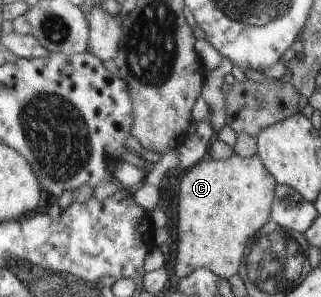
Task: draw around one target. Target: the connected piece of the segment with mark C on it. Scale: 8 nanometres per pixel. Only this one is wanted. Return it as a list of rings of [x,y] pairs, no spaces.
[[[233,153],[224,160],[203,157],[190,167],[179,183],[173,273],[182,278],[197,268],[205,268],[226,280],[235,274],[247,239],[267,223],[276,184],[256,155],[243,159]]]

